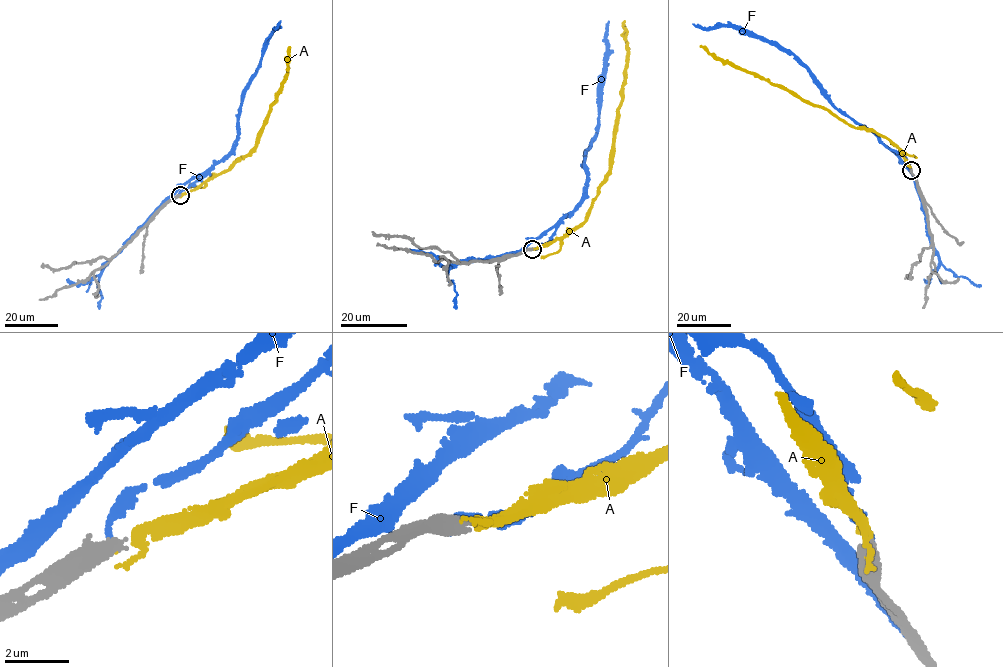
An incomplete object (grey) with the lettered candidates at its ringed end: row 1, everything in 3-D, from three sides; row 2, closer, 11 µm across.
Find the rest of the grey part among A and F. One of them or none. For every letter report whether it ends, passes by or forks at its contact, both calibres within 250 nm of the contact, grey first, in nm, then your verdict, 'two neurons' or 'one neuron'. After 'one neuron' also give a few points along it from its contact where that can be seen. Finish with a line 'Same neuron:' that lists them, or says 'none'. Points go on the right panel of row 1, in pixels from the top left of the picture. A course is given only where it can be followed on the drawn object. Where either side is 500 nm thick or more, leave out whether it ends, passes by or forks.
A: 550/100 nm | one neuron | via (910, 170), (898, 148), (885, 137), (852, 127), (825, 109), (724, 63), (700, 46)
F: 550/160 nm | two neurons
Same neuron: A

